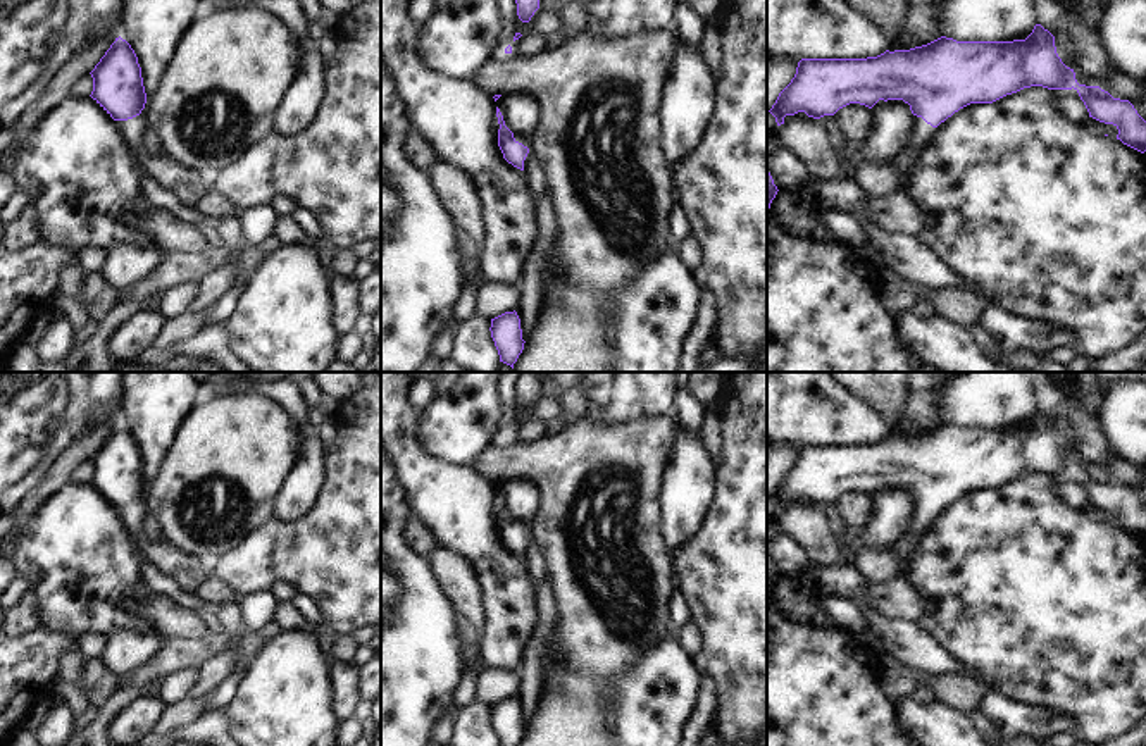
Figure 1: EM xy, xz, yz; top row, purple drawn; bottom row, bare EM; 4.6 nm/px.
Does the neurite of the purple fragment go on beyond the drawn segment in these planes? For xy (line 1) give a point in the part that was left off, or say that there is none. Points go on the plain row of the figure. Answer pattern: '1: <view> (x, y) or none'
1: xy (131, 515)

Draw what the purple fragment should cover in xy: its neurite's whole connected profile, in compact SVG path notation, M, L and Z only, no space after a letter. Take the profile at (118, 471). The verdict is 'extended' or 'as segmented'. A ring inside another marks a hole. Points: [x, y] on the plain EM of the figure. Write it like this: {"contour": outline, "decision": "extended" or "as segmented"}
{"contour": "M121 422L110 431L95 455L91 484L115 507L128 532L141 531L146 479L141 453L131 431Z", "decision": "extended"}

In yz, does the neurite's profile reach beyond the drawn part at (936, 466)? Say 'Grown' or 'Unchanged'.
Grown.

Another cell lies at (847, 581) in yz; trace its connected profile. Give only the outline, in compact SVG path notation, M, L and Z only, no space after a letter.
M853 563L808 565L798 575L800 584L820 596L832 593L855 600L865 615L865 629L882 637L882 653L917 672L953 670L968 674L950 653L939 646L915 620L893 620L881 615L870 603L869 581Z

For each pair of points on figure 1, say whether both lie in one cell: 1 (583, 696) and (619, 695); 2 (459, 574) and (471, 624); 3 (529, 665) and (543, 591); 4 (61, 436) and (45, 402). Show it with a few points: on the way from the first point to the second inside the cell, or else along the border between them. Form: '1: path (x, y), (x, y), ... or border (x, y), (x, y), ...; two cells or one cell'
1: border (629, 664), (605, 688), (602, 712), (607, 727); two cells
2: path (459, 586), (464, 593), (467, 612); one cell
3: path (535, 646), (543, 629), (543, 610); one cell
4: path (52, 428), (45, 421), (45, 410); one cell

